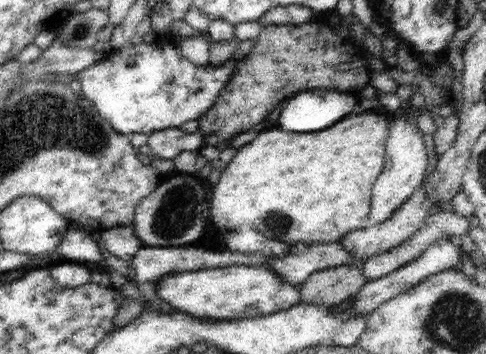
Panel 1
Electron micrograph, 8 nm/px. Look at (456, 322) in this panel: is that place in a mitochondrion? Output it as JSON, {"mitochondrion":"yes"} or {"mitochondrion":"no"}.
{"mitochondrion":"yes"}

